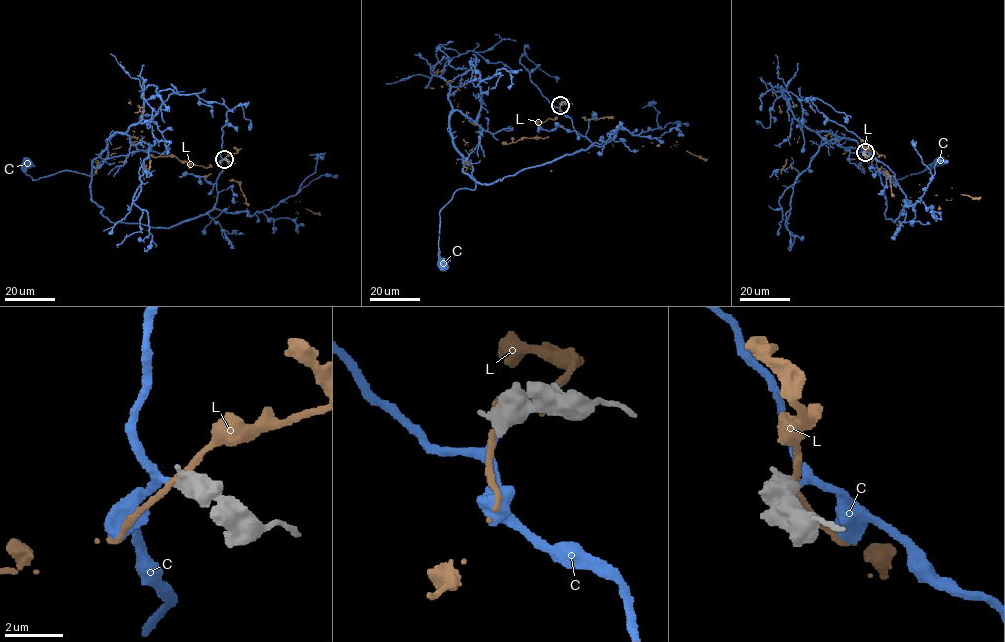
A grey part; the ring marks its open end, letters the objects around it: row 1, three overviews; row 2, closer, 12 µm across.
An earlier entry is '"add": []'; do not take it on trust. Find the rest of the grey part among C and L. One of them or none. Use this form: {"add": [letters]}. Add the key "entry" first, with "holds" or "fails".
{"entry": "fails", "add": ["C"]}

